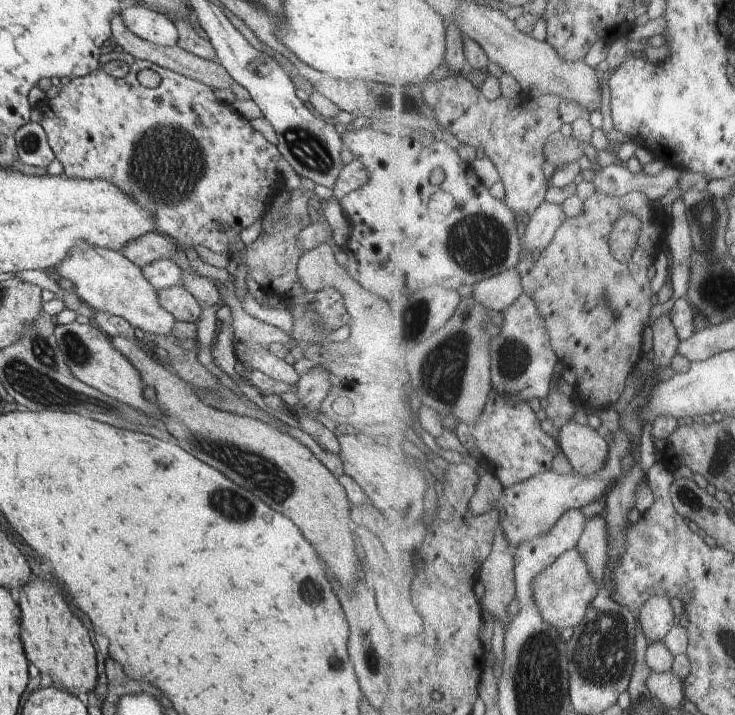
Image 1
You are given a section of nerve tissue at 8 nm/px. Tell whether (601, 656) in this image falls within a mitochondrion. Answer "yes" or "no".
yes

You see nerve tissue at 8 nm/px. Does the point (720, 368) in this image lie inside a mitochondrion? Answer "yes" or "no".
no

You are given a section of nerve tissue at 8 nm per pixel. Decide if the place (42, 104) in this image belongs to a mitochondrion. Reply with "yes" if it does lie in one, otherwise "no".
no

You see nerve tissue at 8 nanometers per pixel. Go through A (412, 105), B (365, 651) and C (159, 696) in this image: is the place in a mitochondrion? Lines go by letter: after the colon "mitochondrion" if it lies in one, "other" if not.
A: mitochondrion
B: mitochondrion
C: other

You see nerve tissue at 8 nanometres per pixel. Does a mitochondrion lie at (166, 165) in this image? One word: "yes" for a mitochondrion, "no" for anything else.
yes

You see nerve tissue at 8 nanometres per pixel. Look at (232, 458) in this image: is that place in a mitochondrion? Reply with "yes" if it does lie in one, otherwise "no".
yes

